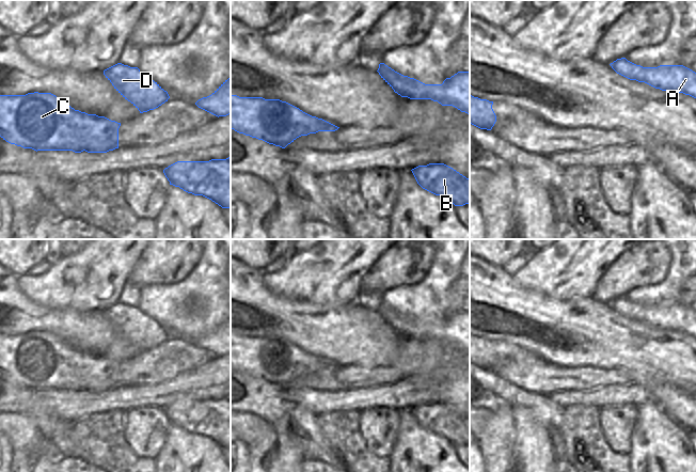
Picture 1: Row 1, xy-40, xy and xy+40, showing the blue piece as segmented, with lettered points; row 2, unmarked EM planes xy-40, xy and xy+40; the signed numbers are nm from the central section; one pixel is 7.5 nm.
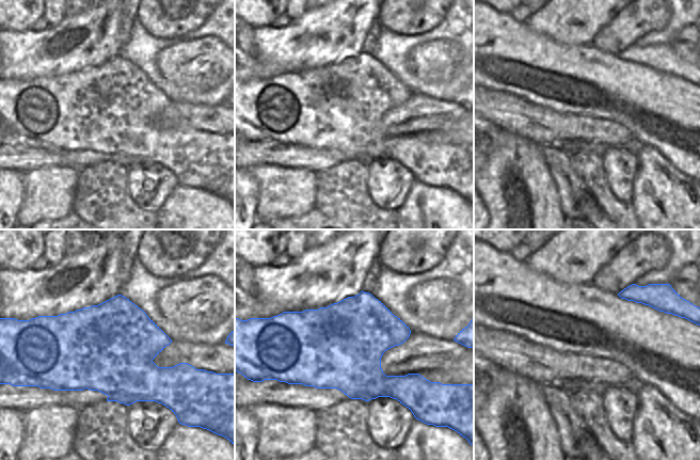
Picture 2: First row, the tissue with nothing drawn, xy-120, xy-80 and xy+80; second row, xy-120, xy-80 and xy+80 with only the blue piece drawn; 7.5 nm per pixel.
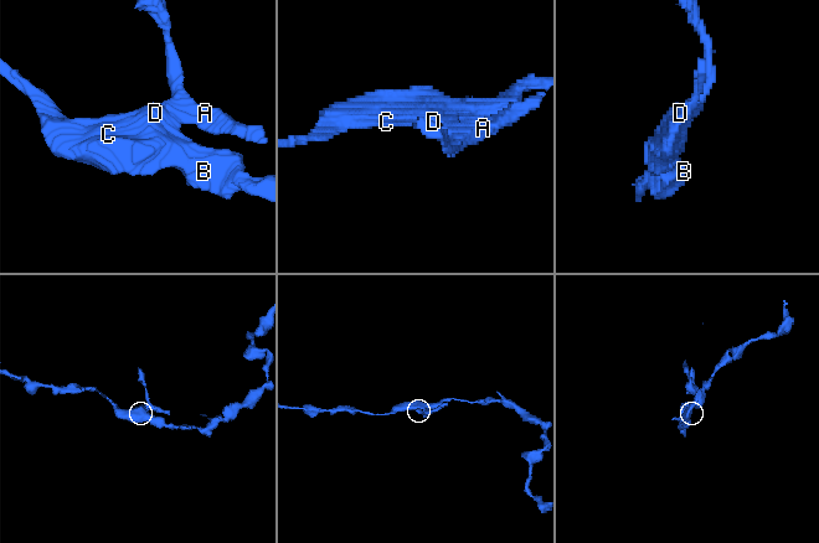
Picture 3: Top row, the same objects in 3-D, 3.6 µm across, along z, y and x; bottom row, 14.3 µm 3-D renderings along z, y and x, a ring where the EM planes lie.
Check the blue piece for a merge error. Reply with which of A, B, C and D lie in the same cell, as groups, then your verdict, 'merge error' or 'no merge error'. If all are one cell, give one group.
groups A B C D; no merge error

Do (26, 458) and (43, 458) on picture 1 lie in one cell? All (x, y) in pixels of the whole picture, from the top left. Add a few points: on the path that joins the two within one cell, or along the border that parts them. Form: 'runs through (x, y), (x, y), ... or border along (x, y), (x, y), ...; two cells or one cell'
runs through (30, 458), (38, 458); one cell

